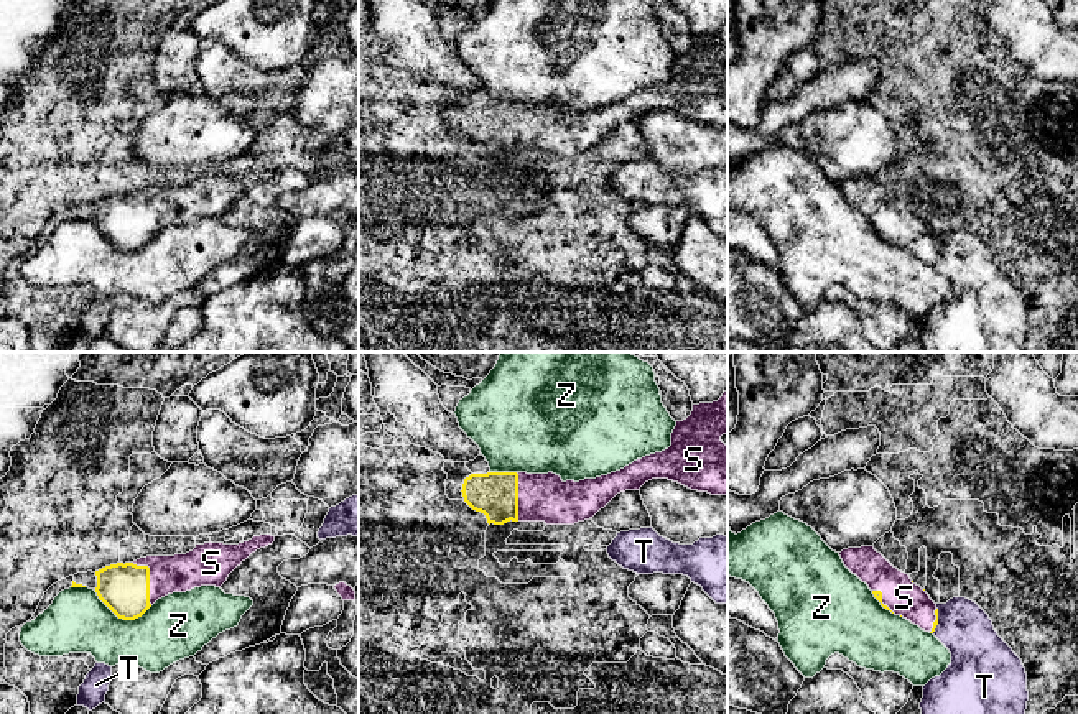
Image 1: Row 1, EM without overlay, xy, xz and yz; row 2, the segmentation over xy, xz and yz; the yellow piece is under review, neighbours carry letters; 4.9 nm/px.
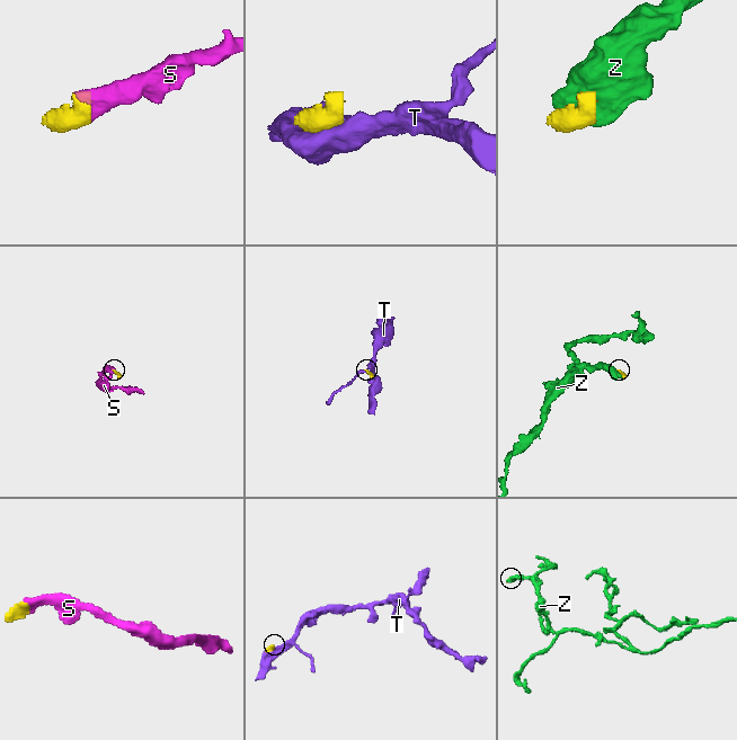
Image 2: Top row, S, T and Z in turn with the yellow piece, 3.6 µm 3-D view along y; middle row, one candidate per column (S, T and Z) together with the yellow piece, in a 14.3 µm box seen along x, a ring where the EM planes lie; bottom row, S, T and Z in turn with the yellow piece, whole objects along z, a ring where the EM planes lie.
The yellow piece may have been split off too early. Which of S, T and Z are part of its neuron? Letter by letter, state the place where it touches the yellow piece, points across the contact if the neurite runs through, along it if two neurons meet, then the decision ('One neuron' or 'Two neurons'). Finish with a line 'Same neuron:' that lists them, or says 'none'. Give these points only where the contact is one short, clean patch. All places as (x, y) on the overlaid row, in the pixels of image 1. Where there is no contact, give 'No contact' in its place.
S: Touches yellow at xy (148, 578). One neuron
T: Touches yellow at yz (937, 621). Two neurons
Z: Touches yellow at xy (122, 617). Two neurons
Same neuron: S

